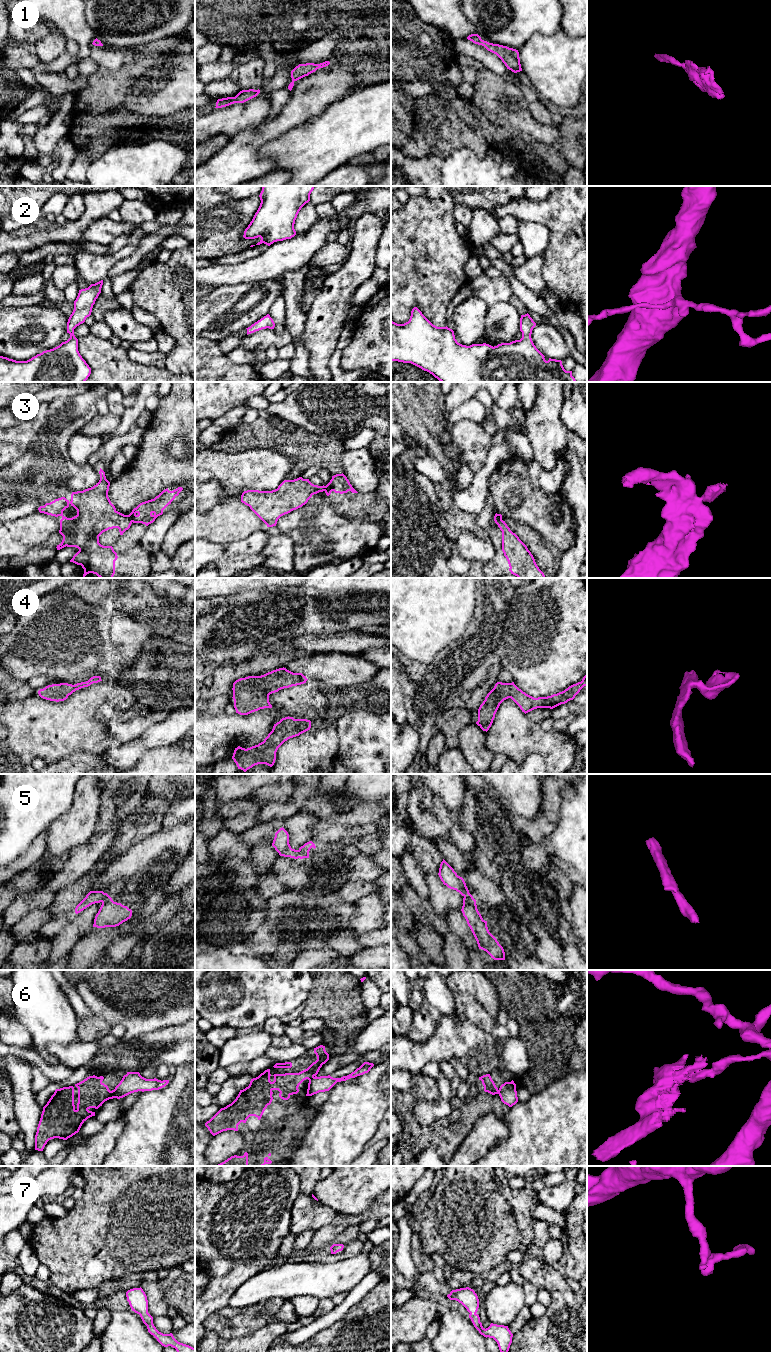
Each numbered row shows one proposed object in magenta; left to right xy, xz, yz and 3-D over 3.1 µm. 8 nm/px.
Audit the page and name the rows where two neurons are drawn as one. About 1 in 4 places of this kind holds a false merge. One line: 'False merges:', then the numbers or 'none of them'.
False merges: 3, 5, 6

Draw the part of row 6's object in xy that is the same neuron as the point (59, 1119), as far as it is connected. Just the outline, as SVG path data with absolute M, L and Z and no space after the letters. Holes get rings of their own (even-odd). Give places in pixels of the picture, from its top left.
M89 1076L75 1084L78 1088L78 1103L74 1105L74 1087L56 1089L47 1104L43 1107L35 1135L35 1150L43 1151L47 1142L54 1138L67 1140L79 1132L82 1124L98 1109L111 1099L114 1090L110 1091L103 1081L104 1077Z

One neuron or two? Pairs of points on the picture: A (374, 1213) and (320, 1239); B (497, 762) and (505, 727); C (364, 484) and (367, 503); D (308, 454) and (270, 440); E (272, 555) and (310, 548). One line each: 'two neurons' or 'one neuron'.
A: one neuron
B: two neurons
C: two neurons
D: one neuron
E: two neurons

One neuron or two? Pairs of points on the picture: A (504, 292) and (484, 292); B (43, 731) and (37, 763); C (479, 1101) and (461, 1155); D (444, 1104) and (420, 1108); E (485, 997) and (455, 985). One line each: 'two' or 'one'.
A: one
B: two
C: two
D: one
E: one

